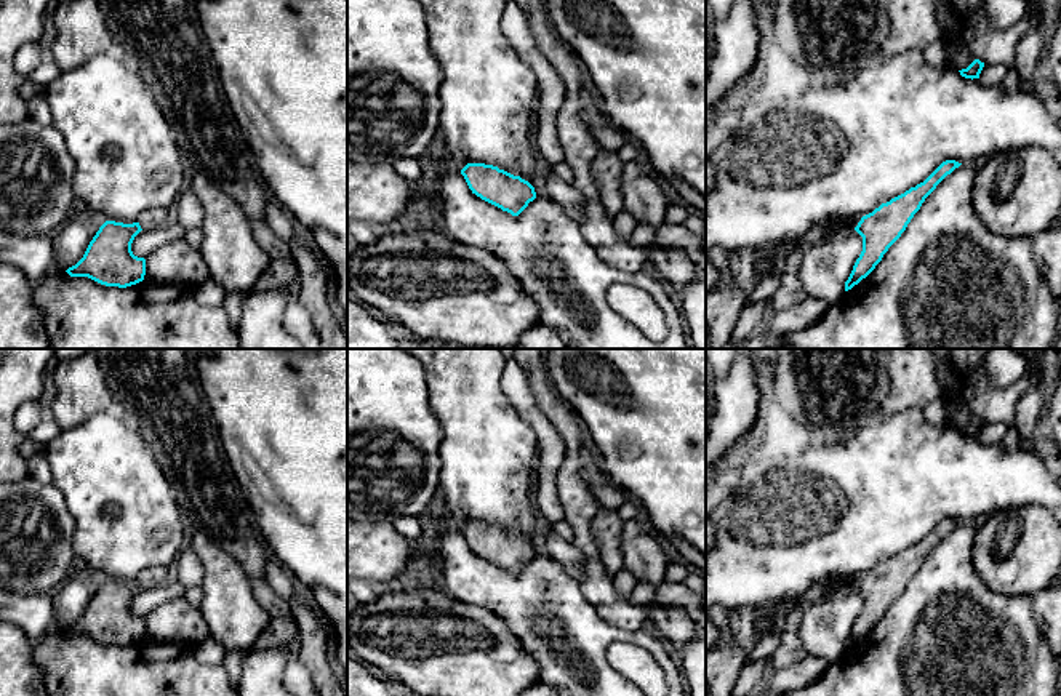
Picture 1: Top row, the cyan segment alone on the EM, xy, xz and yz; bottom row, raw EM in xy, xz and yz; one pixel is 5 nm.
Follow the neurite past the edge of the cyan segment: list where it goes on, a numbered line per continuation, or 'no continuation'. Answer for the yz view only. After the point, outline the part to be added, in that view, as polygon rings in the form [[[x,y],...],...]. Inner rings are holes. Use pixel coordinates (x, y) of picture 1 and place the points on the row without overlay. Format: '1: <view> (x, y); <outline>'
1: yz (740, 631); [[[861,576],[853,578],[848,584],[831,579],[810,587],[802,597],[759,608],[733,611],[712,606],[707,621],[719,629],[720,640],[706,651],[706,696],[731,696],[749,653],[762,637],[773,632],[783,619],[794,616],[799,610],[807,610],[832,592],[853,589],[859,579]]]

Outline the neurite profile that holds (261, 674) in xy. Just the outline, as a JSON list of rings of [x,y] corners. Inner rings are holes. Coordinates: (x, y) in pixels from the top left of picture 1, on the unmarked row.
[[[288,646],[251,648],[242,658],[237,696],[293,696],[283,685]]]

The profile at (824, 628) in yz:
[[[855,587],[832,592],[803,610],[797,632],[808,654],[829,664],[839,661],[861,610],[863,595]]]

